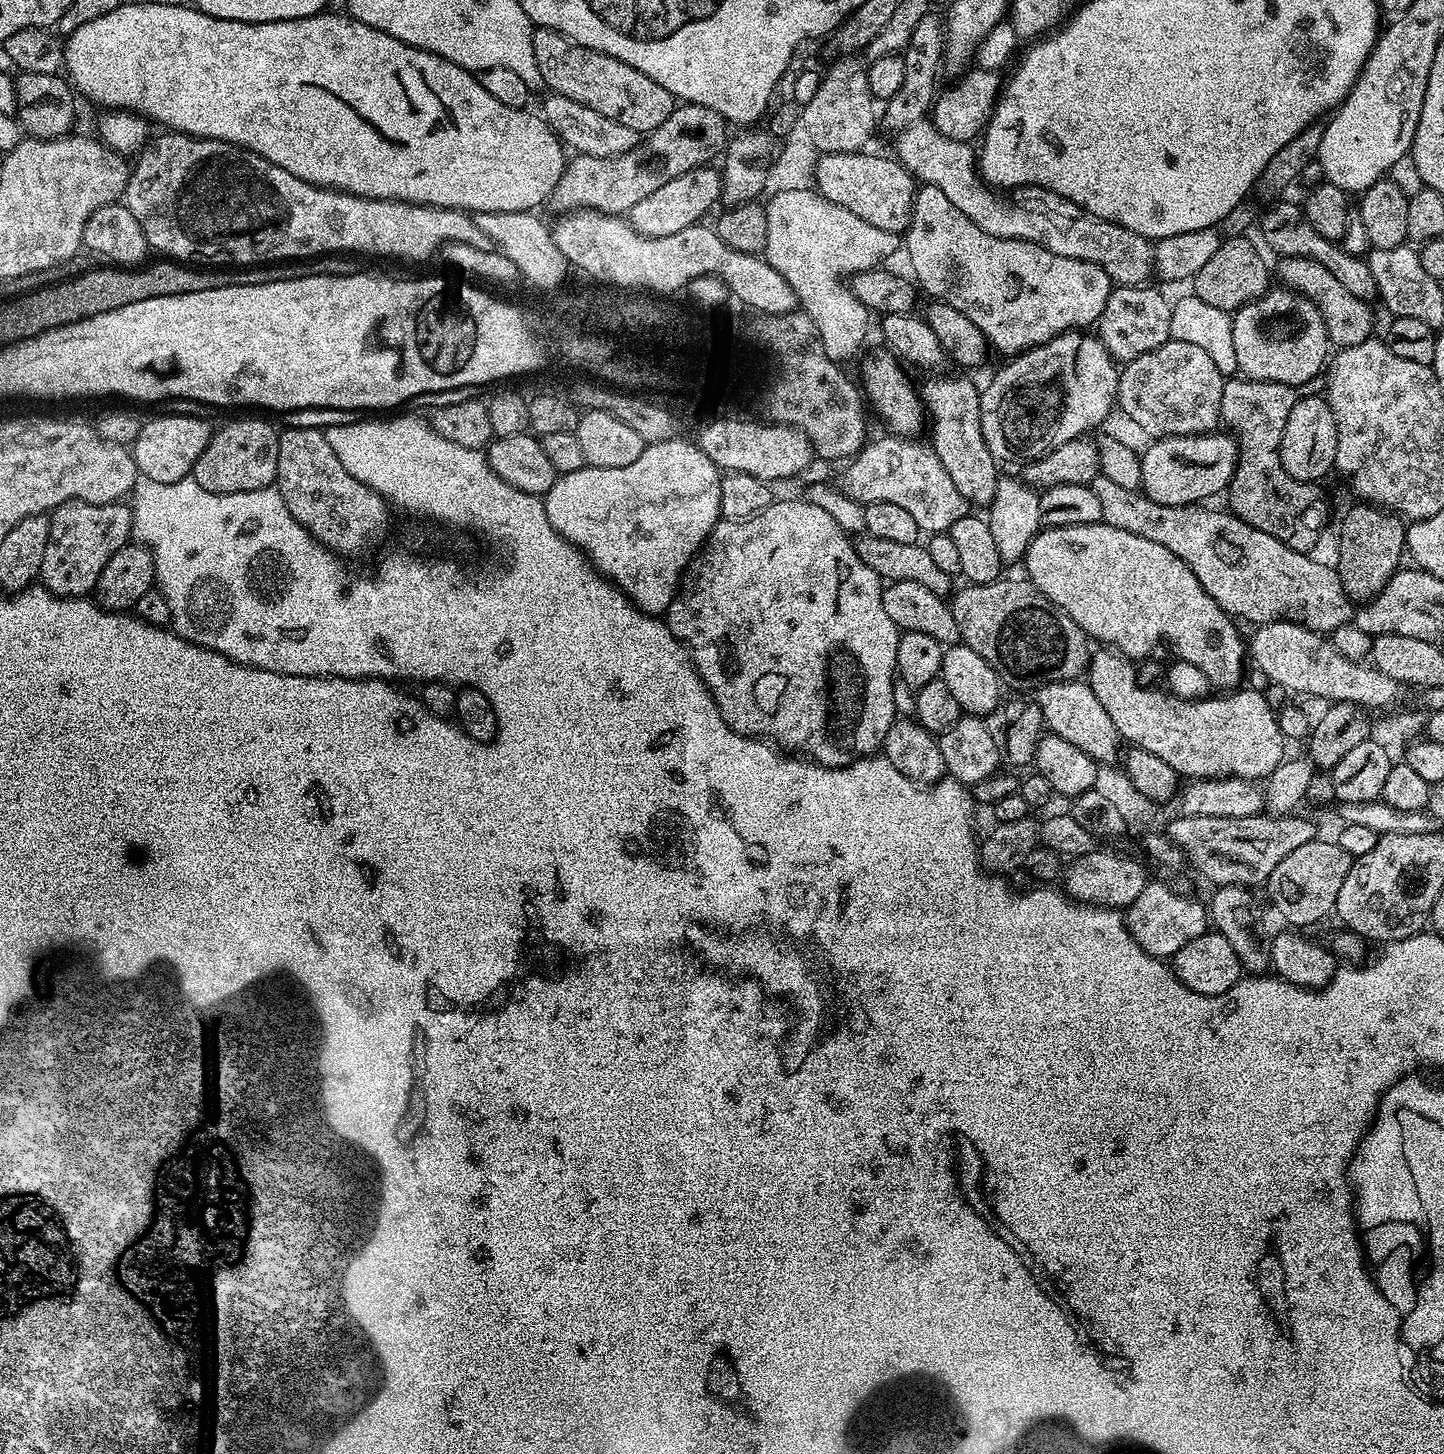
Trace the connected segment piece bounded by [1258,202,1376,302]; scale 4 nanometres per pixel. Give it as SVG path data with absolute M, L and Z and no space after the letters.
M1284 202L1273 203L1276 205L1268 213L1265 211L1258 220L1258 230L1260 228L1265 242L1277 252L1277 257L1309 256L1314 262L1322 262L1322 266L1326 266L1326 270L1330 270L1330 274L1334 274L1334 278L1338 278L1338 282L1342 282L1342 286L1346 286L1350 294L1365 302L1371 301L1376 296L1376 283L1374 274L1370 274L1367 259L1348 254L1335 240L1322 238L1322 234L1318 234L1318 230L1314 230L1314 226L1310 226L1307 220L1302 218L1302 208L1299 203L1280 203Z

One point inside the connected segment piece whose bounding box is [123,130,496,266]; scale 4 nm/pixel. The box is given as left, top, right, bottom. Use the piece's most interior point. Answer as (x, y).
(196, 199)

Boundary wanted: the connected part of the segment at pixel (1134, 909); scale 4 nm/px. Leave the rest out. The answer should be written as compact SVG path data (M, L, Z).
M1150 882L1134 898L1134 902L1126 909L1126 923L1130 934L1138 948L1146 950L1146 954L1161 958L1170 958L1186 942L1194 942L1201 934L1209 931L1210 912L1192 896L1179 896L1168 884Z

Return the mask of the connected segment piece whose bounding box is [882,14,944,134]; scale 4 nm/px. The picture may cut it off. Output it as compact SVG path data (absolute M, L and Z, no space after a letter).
M929 14L918 22L914 34L910 34L910 42L903 50L902 86L887 100L882 108L882 124L892 134L902 131L918 120L925 119L938 95L936 78L939 76L940 64L944 57L944 26L941 17Z

